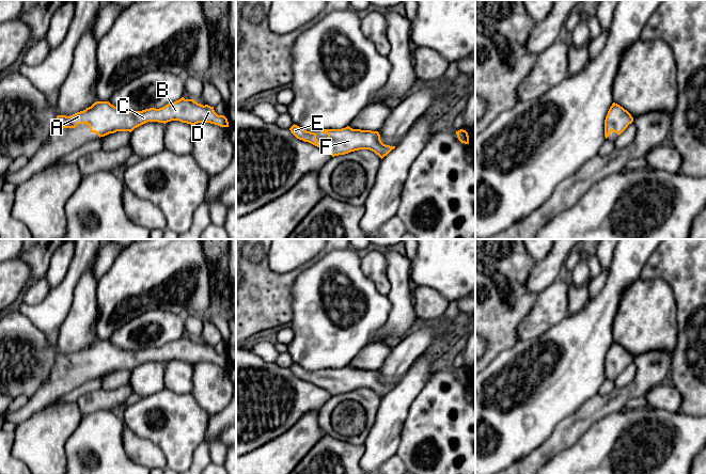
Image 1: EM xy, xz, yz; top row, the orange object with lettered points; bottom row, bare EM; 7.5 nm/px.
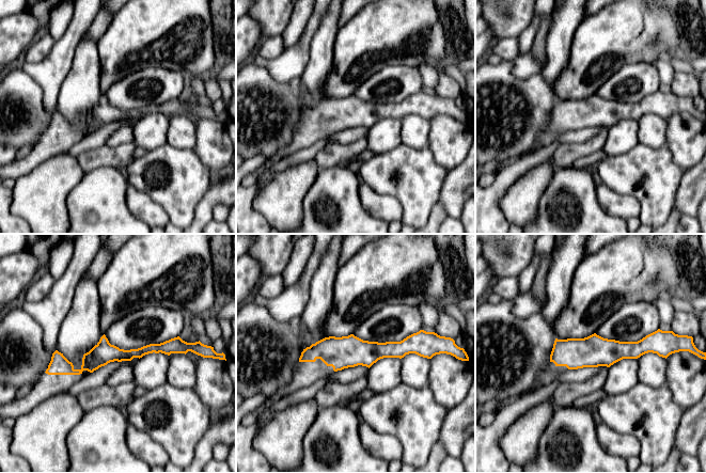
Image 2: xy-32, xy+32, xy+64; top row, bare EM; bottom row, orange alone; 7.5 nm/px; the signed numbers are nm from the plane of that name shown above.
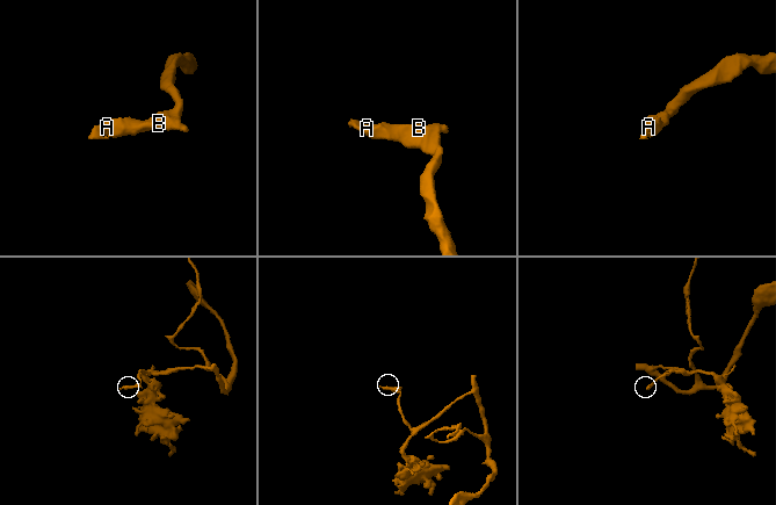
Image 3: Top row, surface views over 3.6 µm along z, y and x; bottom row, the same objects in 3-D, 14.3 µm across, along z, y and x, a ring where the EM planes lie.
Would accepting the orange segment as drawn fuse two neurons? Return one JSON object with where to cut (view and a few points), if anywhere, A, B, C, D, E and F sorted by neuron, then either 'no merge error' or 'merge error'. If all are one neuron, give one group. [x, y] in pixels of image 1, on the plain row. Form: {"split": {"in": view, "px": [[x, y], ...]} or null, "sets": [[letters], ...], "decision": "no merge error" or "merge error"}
{"split": null, "sets": [["A", "B", "C", "D", "E", "F"]], "decision": "no merge error"}

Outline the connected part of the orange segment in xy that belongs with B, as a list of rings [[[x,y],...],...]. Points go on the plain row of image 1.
[[[181,338],[162,347],[150,347],[142,350],[123,350],[109,341],[96,341],[83,350],[70,356],[58,354],[54,367],[75,367],[78,363],[87,363],[90,372],[105,376],[116,370],[129,370],[147,362],[168,362],[179,360],[190,364],[210,362],[220,366],[229,366],[228,358],[218,354],[214,346],[201,344],[193,338]]]

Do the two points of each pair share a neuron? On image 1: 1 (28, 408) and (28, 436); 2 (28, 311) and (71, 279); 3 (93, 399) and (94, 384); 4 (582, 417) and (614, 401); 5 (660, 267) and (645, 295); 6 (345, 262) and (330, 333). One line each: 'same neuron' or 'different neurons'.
1: different neurons
2: same neuron
3: different neurons
4: same neuron
5: different neurons
6: same neuron

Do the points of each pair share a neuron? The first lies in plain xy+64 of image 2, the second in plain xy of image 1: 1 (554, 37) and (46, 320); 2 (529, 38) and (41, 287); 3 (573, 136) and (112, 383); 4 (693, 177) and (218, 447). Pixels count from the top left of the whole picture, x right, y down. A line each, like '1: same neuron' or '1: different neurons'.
1: different neurons
2: different neurons
3: same neuron
4: same neuron

